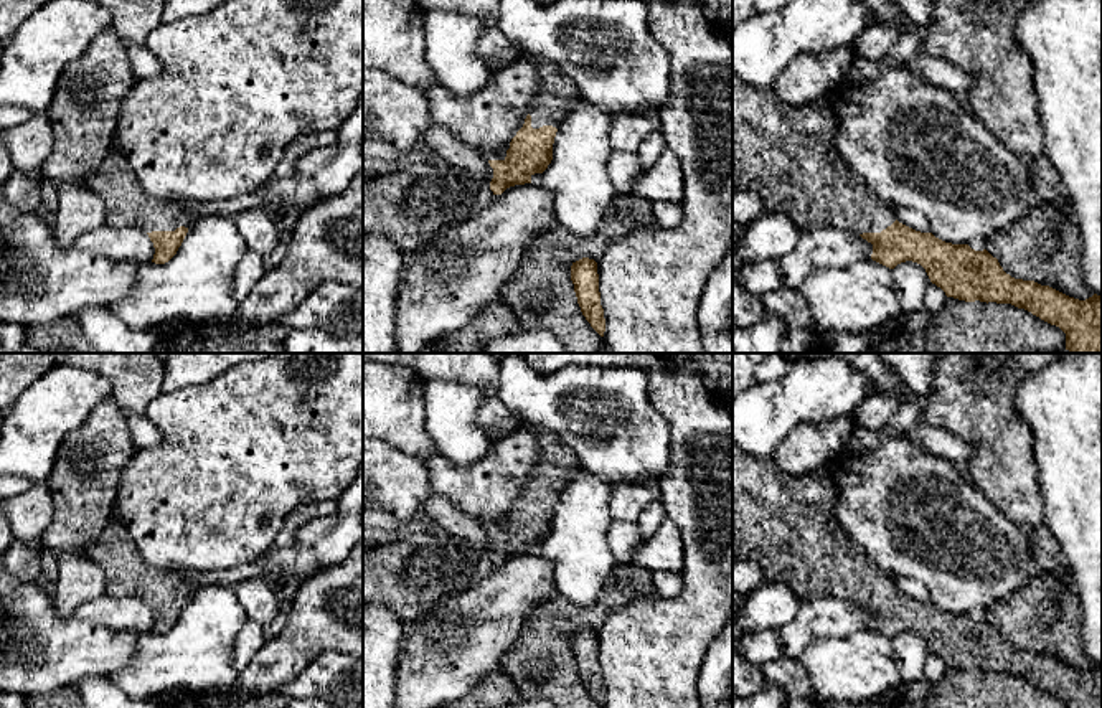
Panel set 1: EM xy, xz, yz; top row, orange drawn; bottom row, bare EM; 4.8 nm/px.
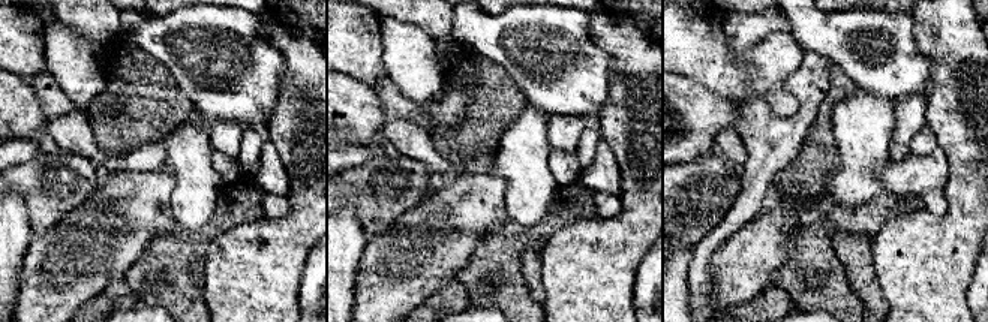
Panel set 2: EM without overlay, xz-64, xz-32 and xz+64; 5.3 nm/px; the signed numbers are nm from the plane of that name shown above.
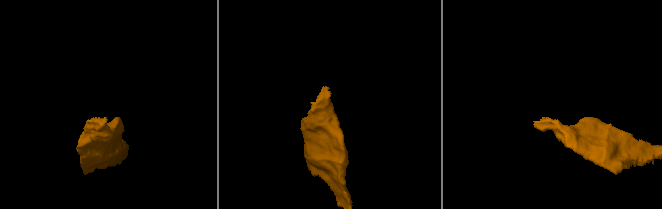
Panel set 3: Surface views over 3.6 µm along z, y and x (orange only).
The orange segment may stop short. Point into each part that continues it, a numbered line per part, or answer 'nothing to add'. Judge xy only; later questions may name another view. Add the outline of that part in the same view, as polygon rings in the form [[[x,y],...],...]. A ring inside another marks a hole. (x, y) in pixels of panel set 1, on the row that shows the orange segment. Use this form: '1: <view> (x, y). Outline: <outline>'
1: xy (127, 205). Outline: [[[115,144],[102,165],[86,178],[86,185],[102,198],[106,224],[114,228],[137,228],[144,233],[175,231],[196,221],[188,205],[150,196]]]

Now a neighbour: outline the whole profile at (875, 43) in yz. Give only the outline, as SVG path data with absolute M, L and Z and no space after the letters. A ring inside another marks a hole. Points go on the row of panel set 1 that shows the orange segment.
M871 25L863 30L850 45L855 56L868 61L883 61L899 40L899 28L888 25Z

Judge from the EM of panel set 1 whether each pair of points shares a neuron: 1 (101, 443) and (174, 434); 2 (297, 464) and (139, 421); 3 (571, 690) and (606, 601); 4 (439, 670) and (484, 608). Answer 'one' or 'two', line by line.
1: two
2: two
3: one
4: one

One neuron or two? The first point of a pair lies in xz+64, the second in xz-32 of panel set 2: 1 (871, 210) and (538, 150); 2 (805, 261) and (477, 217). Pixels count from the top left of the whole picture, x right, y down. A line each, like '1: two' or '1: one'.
1: two
2: two

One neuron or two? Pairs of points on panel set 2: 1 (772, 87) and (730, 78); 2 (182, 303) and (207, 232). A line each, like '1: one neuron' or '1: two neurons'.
1: one neuron
2: one neuron

